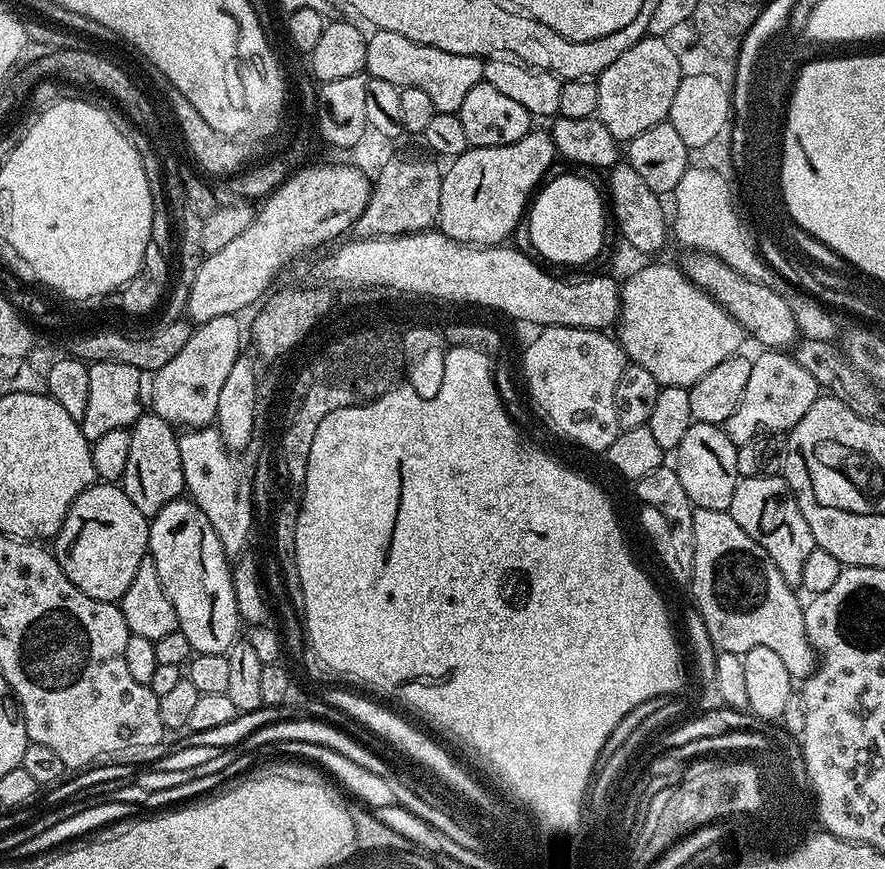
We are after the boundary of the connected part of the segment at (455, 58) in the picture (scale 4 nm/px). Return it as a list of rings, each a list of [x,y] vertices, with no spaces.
[[[376,30],[367,37],[364,72],[371,79],[390,82],[396,88],[423,90],[437,112],[459,113],[466,94],[484,78],[484,60],[470,54],[452,54],[434,46],[422,45],[391,30]]]

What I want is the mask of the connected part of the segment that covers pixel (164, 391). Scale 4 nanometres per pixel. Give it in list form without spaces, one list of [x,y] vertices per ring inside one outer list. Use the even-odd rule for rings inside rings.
[[[235,316],[210,318],[210,322],[195,325],[192,337],[184,343],[182,350],[151,377],[151,411],[180,430],[209,427],[216,418],[218,393],[234,362],[241,356],[241,345]]]

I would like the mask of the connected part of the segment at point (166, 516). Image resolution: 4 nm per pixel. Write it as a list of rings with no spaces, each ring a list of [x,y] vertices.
[[[191,499],[171,500],[162,506],[162,510],[158,510],[156,516],[151,517],[148,525],[148,550],[154,558],[154,566],[158,566],[158,578],[166,590],[166,598],[170,598],[174,606],[176,627],[182,634],[186,634],[193,653],[227,653],[241,635],[242,621],[238,614],[238,602],[234,602],[230,558],[225,554],[218,534],[214,534],[210,518],[206,518],[206,514],[202,514],[202,510]]]

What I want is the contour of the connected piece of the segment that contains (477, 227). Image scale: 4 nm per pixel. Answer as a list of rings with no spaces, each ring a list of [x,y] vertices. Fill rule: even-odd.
[[[533,130],[506,146],[469,147],[449,163],[452,164],[449,168],[443,169],[439,231],[451,240],[483,242],[488,246],[507,241],[504,239],[519,224],[521,227],[534,193],[549,175],[548,167],[555,160],[558,153],[547,131]]]

